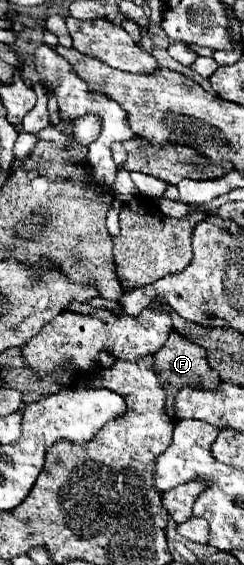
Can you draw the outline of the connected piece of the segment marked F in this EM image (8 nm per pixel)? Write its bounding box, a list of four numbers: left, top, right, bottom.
[154,333,220,423]

